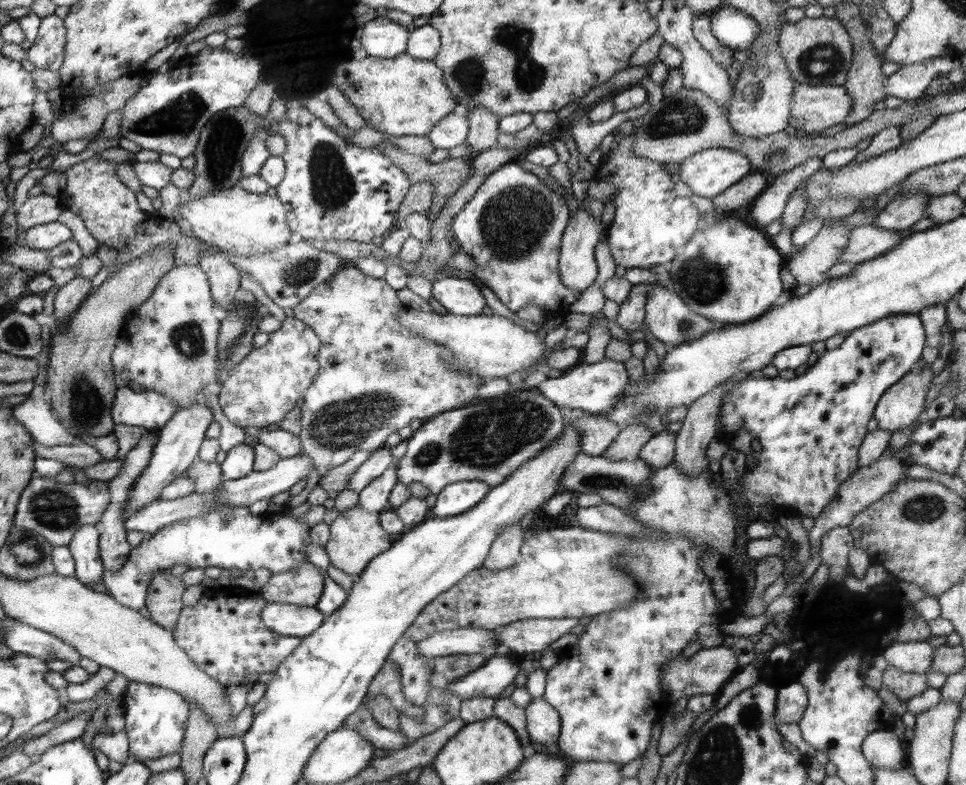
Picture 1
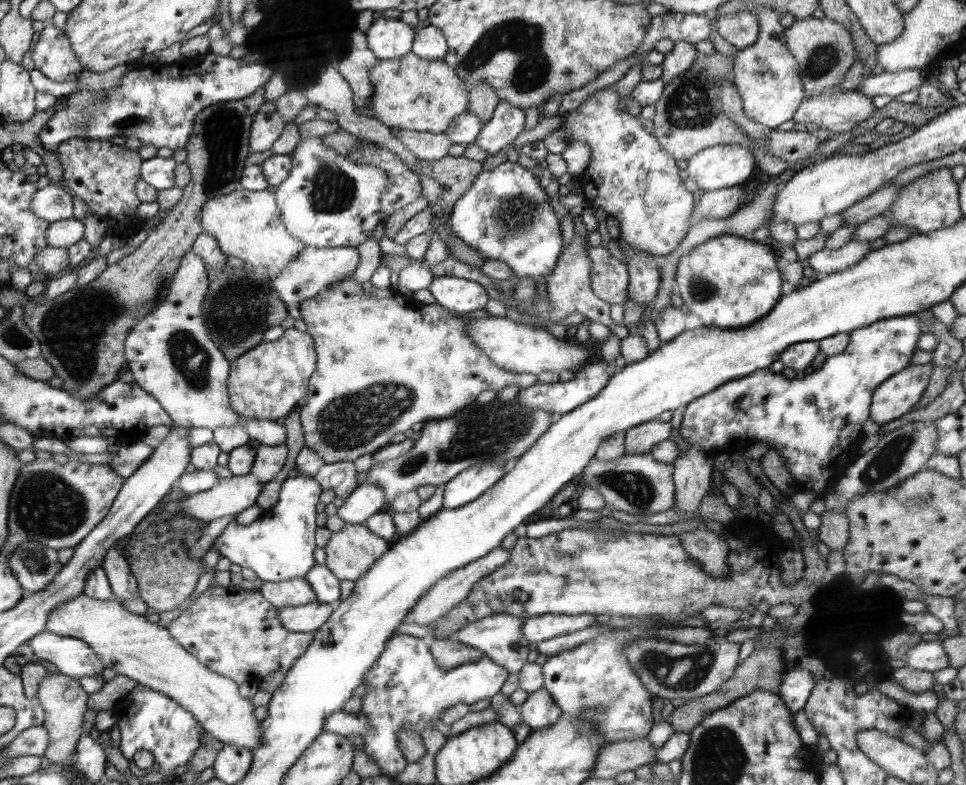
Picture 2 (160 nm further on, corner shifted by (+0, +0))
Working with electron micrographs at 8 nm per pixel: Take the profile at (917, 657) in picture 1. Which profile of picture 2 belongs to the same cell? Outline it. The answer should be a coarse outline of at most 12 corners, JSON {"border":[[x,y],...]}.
{"border":[[933,636],[903,659],[929,673],[949,667],[943,642]]}

